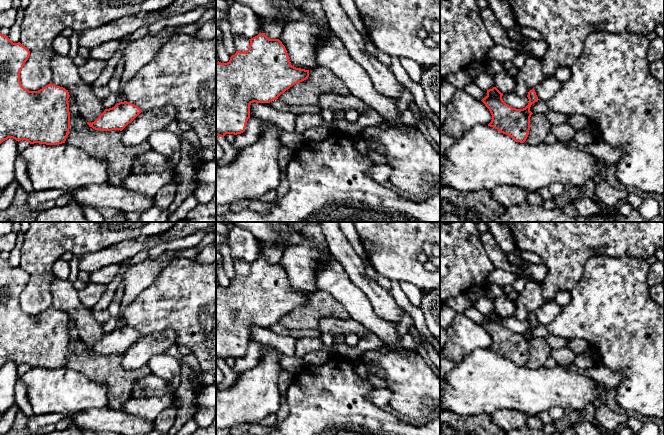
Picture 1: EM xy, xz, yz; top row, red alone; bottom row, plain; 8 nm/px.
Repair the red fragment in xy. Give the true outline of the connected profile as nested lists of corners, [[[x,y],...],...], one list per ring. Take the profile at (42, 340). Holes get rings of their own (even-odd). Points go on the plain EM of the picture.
[[[0,257],[0,368],[8,362],[26,364],[30,368],[57,369],[65,367],[70,353],[68,314],[52,307],[38,315],[25,313],[20,305],[20,296],[30,280],[30,275],[20,266],[13,267],[8,260]]]

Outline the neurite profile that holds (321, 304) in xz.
[[[317,290],[309,294],[309,301],[299,306],[278,323],[287,329],[318,329],[319,321],[326,317],[348,319],[345,308],[335,300],[329,293]]]

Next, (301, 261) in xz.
[[[307,222],[300,234],[303,241],[283,250],[278,263],[285,270],[292,290],[311,294],[317,291],[317,271],[330,253],[319,222]]]

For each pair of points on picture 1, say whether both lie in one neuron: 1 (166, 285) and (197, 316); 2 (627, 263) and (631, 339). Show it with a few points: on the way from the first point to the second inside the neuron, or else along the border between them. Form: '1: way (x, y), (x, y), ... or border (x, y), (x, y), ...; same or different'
1: way (174, 293), (189, 308); same
2: way (627, 282), (627, 320); same

